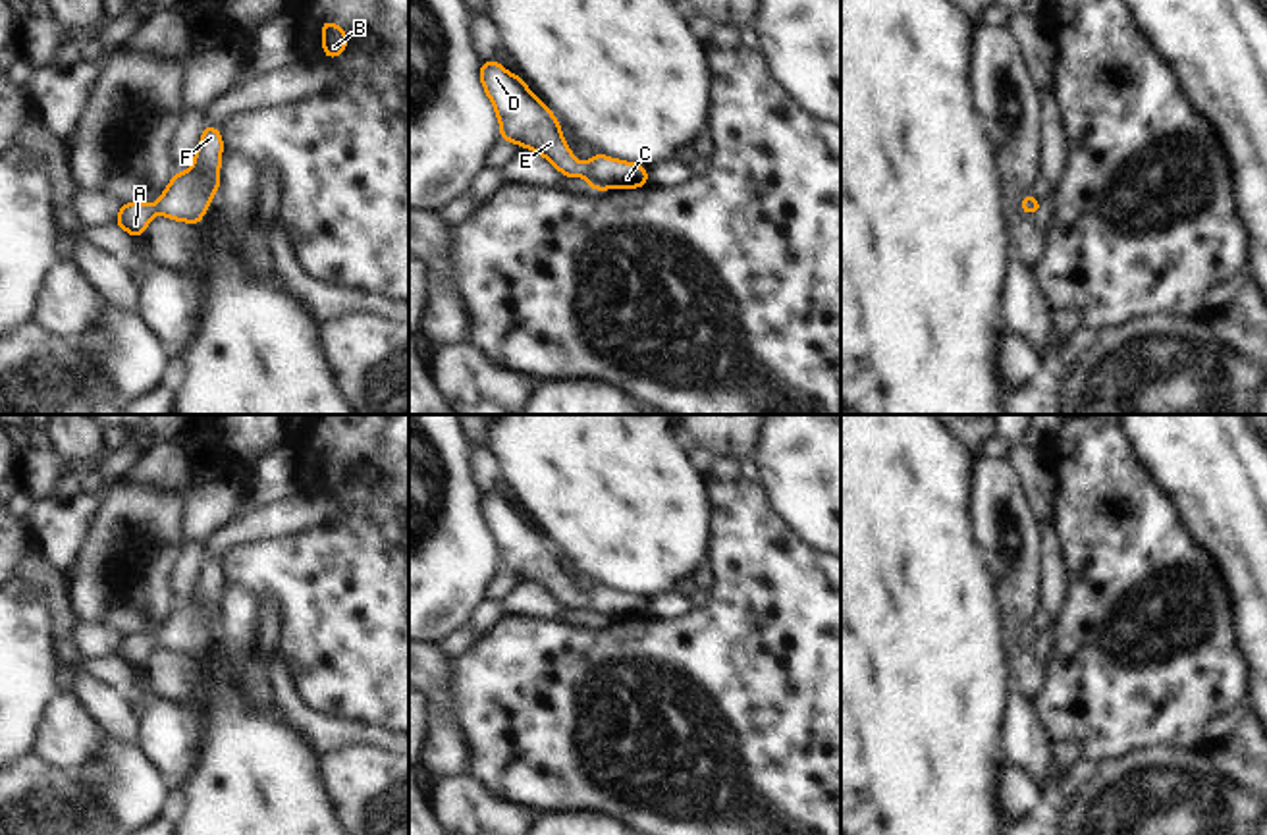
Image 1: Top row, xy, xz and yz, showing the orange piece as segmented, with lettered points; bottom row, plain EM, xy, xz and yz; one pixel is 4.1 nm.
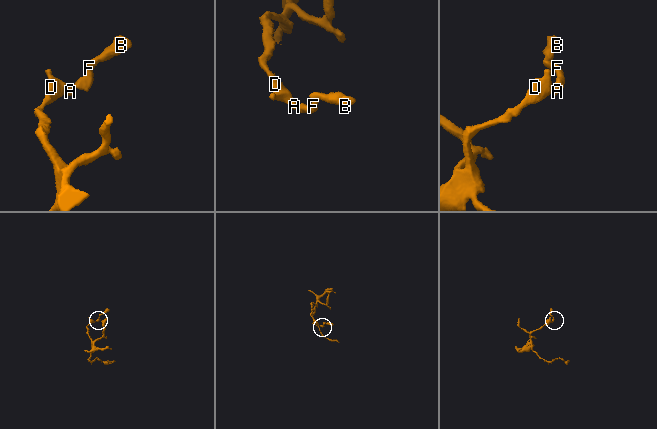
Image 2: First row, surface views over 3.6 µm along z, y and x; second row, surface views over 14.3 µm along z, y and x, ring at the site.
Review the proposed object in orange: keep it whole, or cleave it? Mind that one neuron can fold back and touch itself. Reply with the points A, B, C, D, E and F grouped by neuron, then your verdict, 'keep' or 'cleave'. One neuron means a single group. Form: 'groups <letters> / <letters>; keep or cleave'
groups A B C D E F; keep

